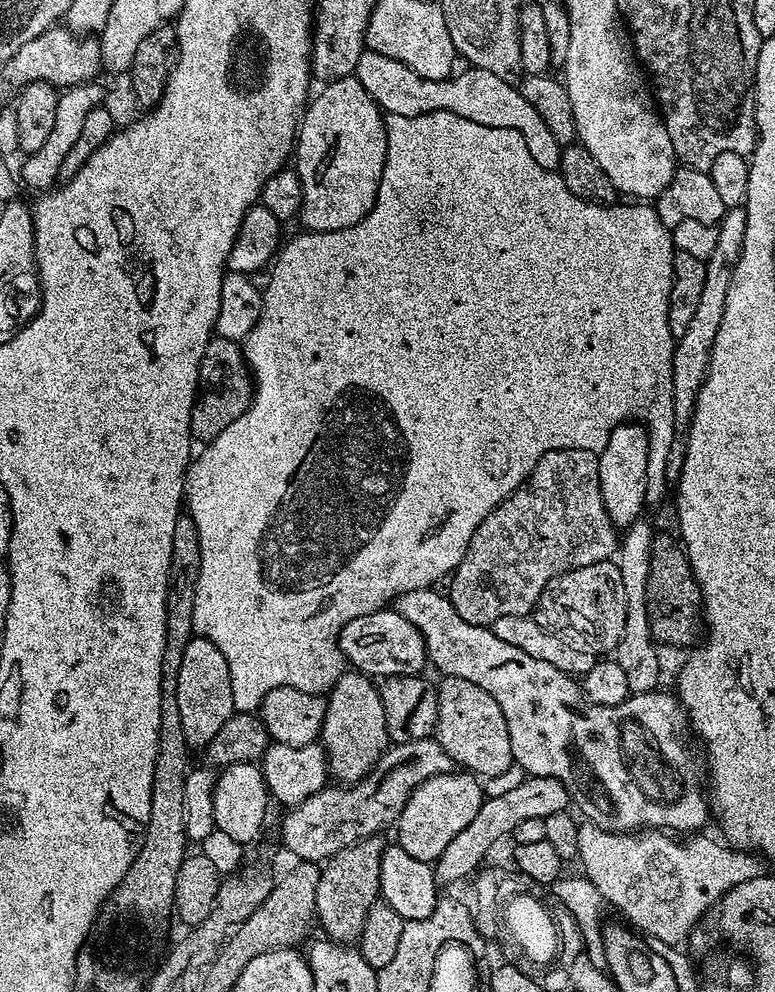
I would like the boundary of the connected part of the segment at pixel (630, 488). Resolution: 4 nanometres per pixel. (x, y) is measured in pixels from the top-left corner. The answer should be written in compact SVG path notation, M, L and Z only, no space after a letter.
M625 422L610 434L610 442L598 453L598 482L606 514L617 529L623 530L641 517L646 505L646 458L648 457L648 429L640 422Z

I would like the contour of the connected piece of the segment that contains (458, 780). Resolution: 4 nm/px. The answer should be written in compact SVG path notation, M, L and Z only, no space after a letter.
M453 770L446 774L438 774L434 778L426 778L426 782L422 782L412 792L402 814L396 820L394 833L396 832L395 843L398 847L406 850L406 854L411 854L413 858L418 858L418 862L432 864L442 854L442 850L446 850L446 846L454 842L458 830L466 830L466 826L470 826L471 820L478 815L478 810L484 805L486 791L484 792L483 786L479 783L483 784L467 770Z

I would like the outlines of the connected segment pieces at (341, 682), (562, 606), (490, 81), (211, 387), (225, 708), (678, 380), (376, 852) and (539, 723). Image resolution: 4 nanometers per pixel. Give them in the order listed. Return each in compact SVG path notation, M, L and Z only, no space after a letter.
M345 671L336 679L326 696L324 725L320 728L326 757L326 768L340 782L355 782L362 779L389 747L386 730L386 714L382 710L379 687L362 672Z
M612 560L594 562L578 570L570 570L554 578L542 590L534 609L534 619L544 628L564 630L573 628L588 636L591 651L608 654L616 649L626 626L626 589L622 586L622 574Z
M364 51L358 58L358 66L354 73L356 80L362 82L366 94L374 98L381 113L388 116L421 116L431 112L453 112L478 126L494 126L518 130L526 141L526 150L530 150L534 162L551 172L560 167L562 145L558 138L542 122L542 116L521 94L519 87L511 79L490 74L490 70L482 70L471 66L465 72L457 71L447 80L431 80L422 78L410 66L398 62L394 58L386 58L386 54Z
M219 334L213 335L202 354L200 384L202 390L197 391L190 414L190 430L193 441L211 442L252 404L254 381L250 375L248 361L244 358L243 347L235 340L227 340Z
M193 635L182 654L182 670L178 670L178 715L182 718L182 734L186 734L189 749L203 750L214 734L221 729L222 724L236 712L234 694L230 690L230 666L226 658L222 658L222 650L214 646L204 636Z
M740 205L727 209L717 225L719 230L714 253L705 260L705 287L701 291L701 301L697 303L694 317L690 318L689 329L677 339L672 353L672 397L674 414L677 421L687 422L692 418L692 407L696 404L697 392L708 374L709 358L712 356L714 338L721 326L722 314L725 312L726 294L729 293L730 282L734 270L741 258L741 250L745 244L746 212Z
M383 835L367 836L355 840L346 850L338 850L323 867L318 878L316 895L316 920L324 927L323 935L338 944L355 945L362 934L366 914L380 896L380 867L386 847Z
M430 587L403 592L394 601L394 611L402 614L402 618L409 620L422 634L424 645L428 651L428 664L431 667L436 667L440 674L444 676L466 678L466 682L474 682L474 686L482 686L482 690L486 690L486 694L490 694L490 698L494 698L494 702L498 702L498 706L502 706L502 714L506 718L506 726L510 730L510 746L512 747L513 761L517 765L521 764L528 776L545 776L546 778L558 778L561 780L566 786L575 811L585 821L596 824L598 828L607 828L611 832L634 833L641 829L674 830L672 828L677 828L680 832L686 832L685 834L696 834L703 829L700 827L707 820L710 820L710 800L706 795L706 780L702 775L701 761L700 764L696 761L695 754L688 749L688 744L684 741L684 728L686 732L684 706L671 691L668 691L669 693L663 692L663 690L638 692L629 695L628 699L623 700L618 706L591 704L584 696L583 687L577 681L575 684L572 681L575 679L569 673L550 666L550 662L542 662L538 658L526 654L526 650L522 650L518 646L510 646L510 642L502 642L502 638L498 638L498 634L494 634L491 627L475 624L474 622L466 622L466 618L461 618L458 615L458 610L454 610L452 601L448 599L447 595L443 591L436 591L440 590Z

